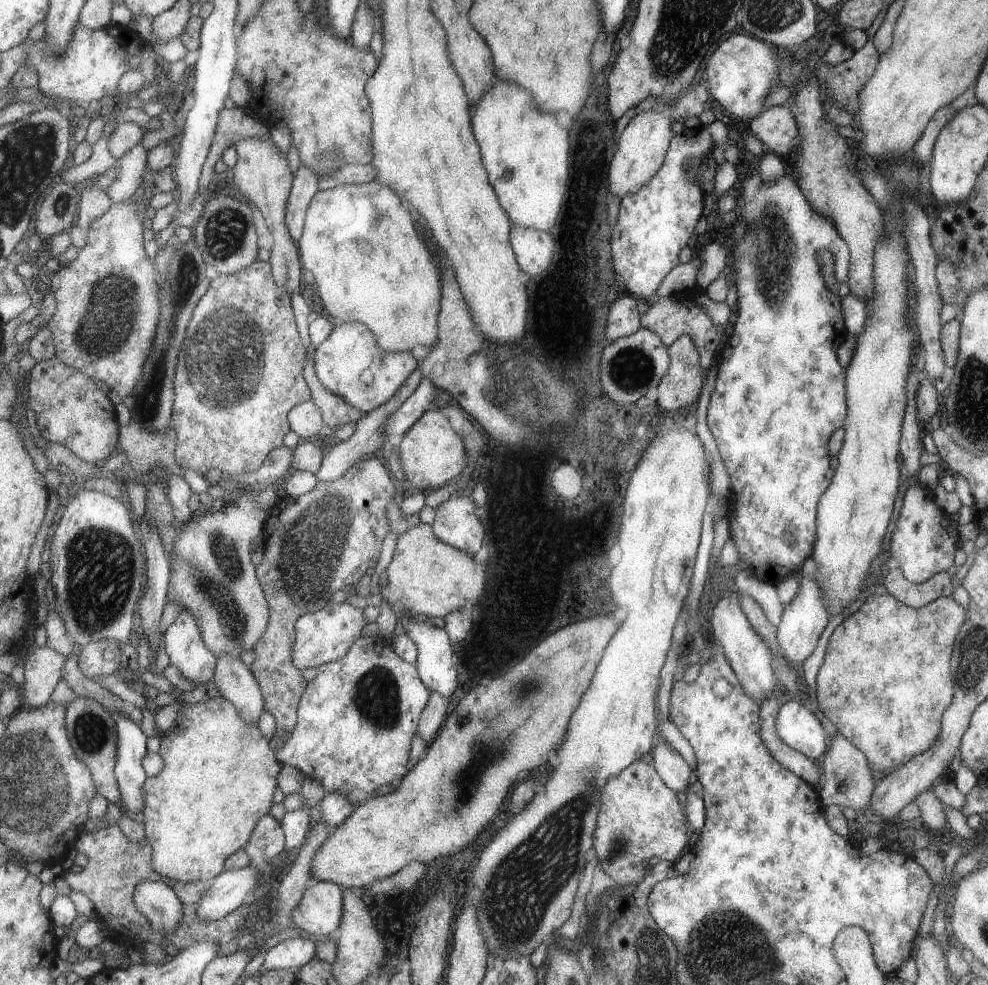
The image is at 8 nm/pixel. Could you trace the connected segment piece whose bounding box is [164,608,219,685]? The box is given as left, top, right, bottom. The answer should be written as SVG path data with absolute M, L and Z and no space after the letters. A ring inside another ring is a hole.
M187 608L164 633L171 664L198 685L214 680L218 657L204 641L196 616Z

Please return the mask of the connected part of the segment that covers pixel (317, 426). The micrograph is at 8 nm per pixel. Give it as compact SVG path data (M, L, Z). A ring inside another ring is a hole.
M312 399L290 410L290 423L292 430L303 438L315 438L327 432L325 416Z

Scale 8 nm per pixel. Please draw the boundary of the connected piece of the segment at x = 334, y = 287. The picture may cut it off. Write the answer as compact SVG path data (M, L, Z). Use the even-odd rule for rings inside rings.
M375 179L360 185L337 185L333 189L319 191L315 194L306 216L303 236L301 240L298 240L302 265L315 276L315 282L318 286L324 308L331 316L339 318L342 322L361 321L365 323L375 333L375 336L378 337L378 343L381 345L381 348L391 352L414 352L415 348L435 348L440 339L438 320L442 312L442 270L439 268L439 264L435 262L435 256L432 255L428 244L423 240L423 236L419 234L414 215L414 209L403 203L402 198L391 187L382 185Z

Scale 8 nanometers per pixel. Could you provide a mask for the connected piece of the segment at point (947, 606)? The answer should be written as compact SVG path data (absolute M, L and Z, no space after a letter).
M879 590L871 593L855 612L839 623L833 632L831 632L825 647L823 662L819 666L815 679L817 708L822 716L825 716L829 722L832 722L836 726L837 733L841 734L843 738L846 738L865 755L867 766L873 772L875 770L883 772L883 770L889 770L889 768L896 769L937 742L941 730L939 718L945 712L945 708L949 706L951 696L953 696L951 678L949 678L949 658L951 658L949 654L951 654L951 646L955 642L955 635L964 620L965 612L963 612L963 608L950 595L939 597L930 603L924 604L922 607L911 608L898 601L889 593Z

